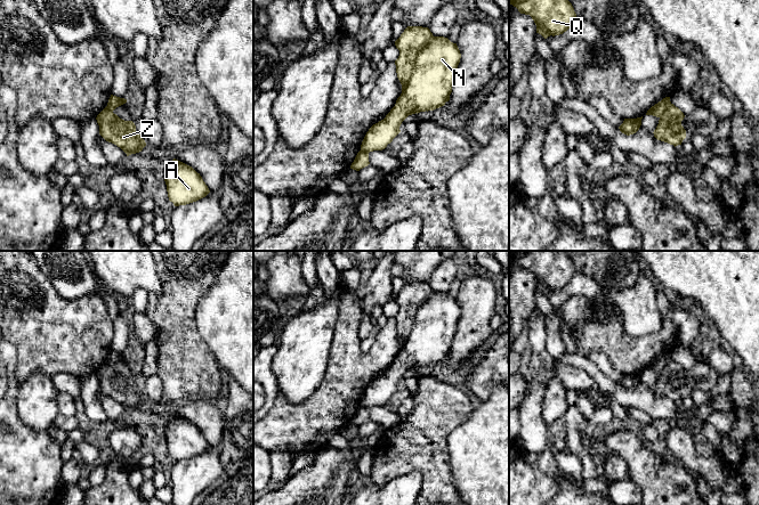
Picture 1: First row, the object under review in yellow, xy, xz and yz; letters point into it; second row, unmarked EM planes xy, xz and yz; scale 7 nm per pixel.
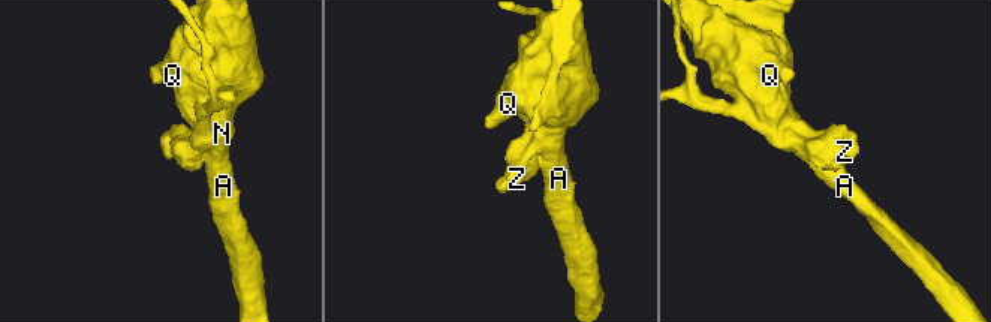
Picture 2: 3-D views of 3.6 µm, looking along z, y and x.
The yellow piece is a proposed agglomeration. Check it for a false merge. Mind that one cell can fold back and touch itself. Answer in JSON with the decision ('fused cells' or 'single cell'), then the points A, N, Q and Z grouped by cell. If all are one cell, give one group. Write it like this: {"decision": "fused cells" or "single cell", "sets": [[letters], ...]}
{"decision": "fused cells", "sets": [["A", "N", "Q"], ["Z"]]}

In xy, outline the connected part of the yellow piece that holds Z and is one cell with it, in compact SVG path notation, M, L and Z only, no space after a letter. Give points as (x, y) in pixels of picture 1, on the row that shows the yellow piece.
M107 106L97 115L99 135L108 142L120 147L127 156L143 150L145 140L136 131L132 121L124 121L113 113Z

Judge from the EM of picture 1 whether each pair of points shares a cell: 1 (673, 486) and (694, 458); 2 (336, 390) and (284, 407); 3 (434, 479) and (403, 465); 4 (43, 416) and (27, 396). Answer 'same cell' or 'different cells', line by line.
1: different cells
2: same cell
3: same cell
4: same cell

